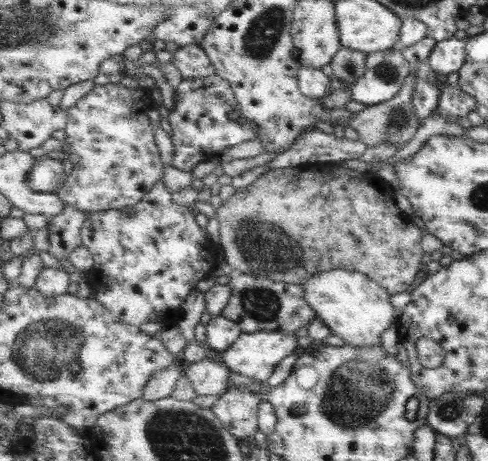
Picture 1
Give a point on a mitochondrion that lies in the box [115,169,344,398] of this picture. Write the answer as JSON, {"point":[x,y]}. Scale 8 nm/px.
{"point":[264,246]}

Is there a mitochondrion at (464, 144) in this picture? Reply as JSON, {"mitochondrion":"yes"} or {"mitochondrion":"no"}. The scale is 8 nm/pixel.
{"mitochondrion":"no"}

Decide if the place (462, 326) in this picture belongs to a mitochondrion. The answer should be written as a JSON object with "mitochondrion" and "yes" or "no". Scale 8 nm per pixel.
{"mitochondrion":"no"}

